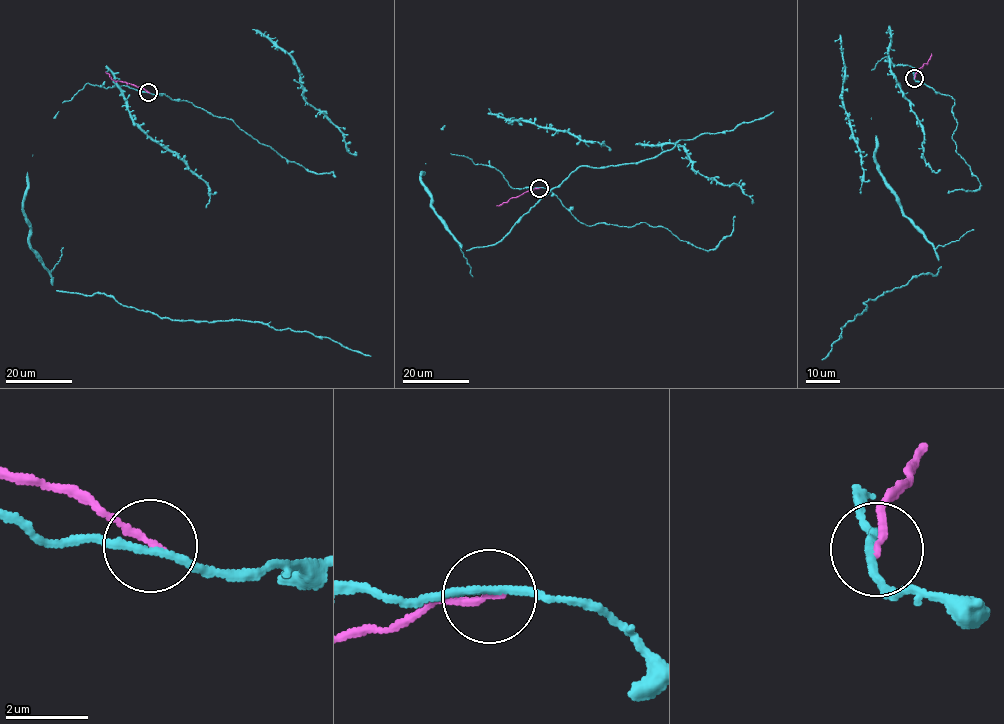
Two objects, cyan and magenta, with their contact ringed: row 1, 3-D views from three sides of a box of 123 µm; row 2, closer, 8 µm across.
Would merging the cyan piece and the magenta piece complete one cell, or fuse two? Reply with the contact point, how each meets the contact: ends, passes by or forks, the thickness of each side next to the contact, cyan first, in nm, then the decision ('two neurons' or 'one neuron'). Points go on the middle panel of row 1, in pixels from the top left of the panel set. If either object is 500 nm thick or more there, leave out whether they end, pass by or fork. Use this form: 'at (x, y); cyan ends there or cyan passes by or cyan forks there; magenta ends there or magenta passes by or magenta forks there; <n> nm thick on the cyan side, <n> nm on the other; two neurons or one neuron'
at (539, 188); cyan passes by; magenta ends there; 190 nm thick on the cyan side, 180 nm on the other; two neurons

